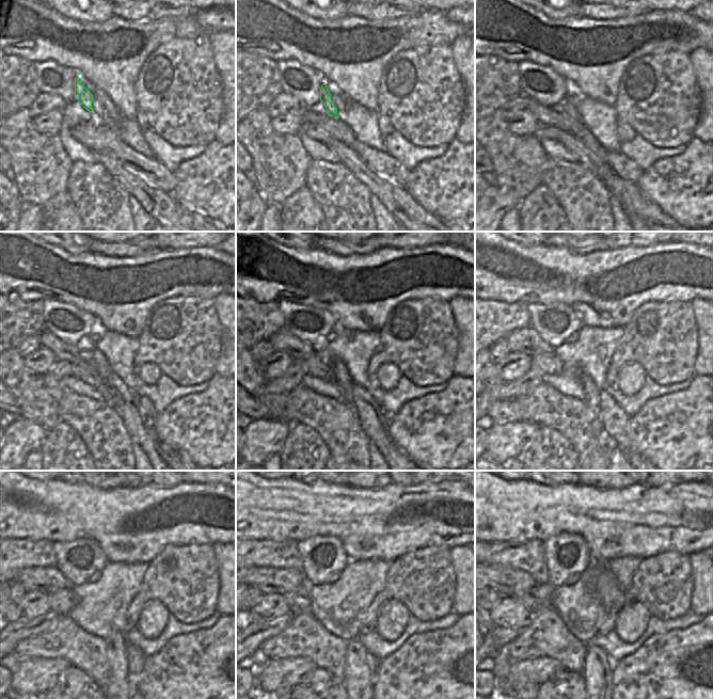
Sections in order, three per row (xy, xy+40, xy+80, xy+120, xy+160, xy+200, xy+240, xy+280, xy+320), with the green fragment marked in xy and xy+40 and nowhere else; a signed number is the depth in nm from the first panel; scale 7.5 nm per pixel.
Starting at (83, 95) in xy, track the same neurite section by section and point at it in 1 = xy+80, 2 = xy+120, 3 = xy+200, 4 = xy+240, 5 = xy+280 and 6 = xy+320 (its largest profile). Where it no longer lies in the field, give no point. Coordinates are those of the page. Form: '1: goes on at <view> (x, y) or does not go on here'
1: goes on at xy+80 (570, 110)
2: goes on at xy+120 (100, 363)
3: goes on at xy+200 (591, 400)
4: goes on at xy+240 (121, 687)
5: goes on at xy+280 (359, 676)
6: goes on at xy+320 (598, 671)

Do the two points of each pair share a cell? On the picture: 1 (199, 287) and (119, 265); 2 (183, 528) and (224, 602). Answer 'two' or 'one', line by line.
1: one
2: two

